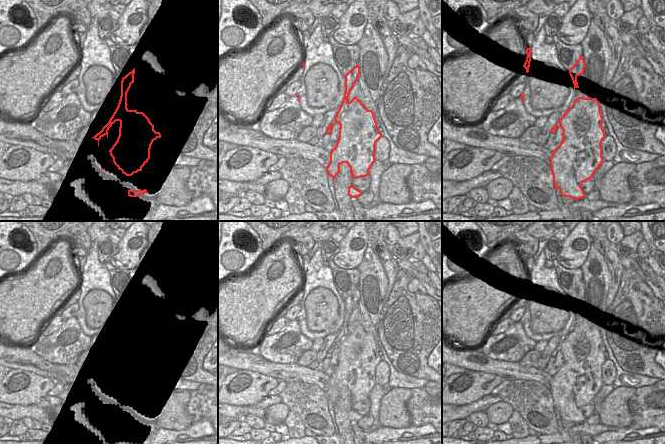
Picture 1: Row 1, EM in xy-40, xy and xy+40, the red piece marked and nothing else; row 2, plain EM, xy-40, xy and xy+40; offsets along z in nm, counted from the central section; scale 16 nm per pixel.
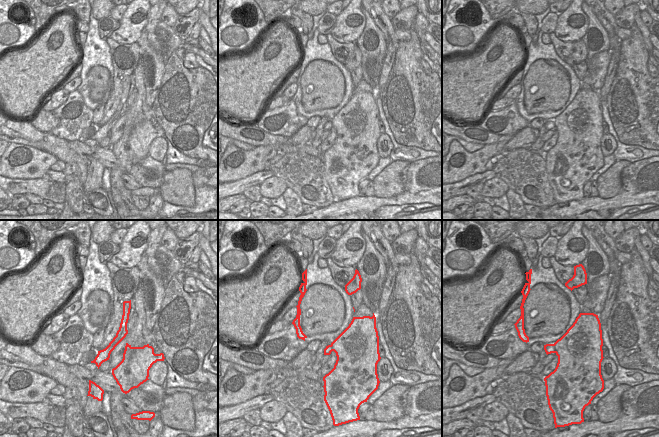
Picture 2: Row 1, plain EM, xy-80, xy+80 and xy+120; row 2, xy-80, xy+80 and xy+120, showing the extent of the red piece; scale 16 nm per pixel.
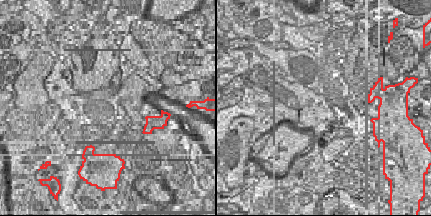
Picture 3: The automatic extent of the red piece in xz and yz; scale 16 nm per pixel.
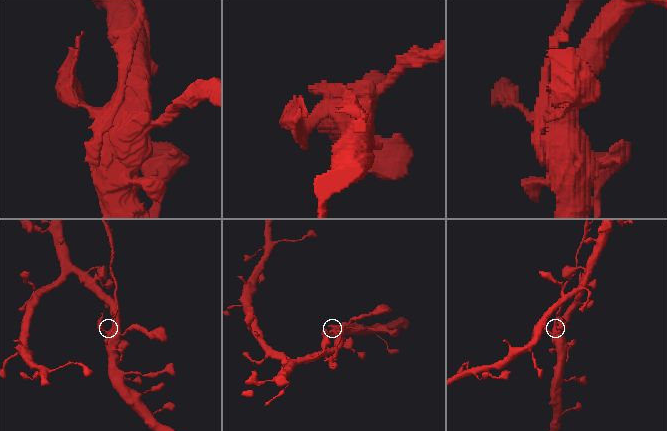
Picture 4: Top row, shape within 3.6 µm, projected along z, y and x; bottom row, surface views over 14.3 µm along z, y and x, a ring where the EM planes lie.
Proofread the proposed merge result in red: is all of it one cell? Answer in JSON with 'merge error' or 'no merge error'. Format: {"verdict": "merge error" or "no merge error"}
{"verdict": "merge error"}

